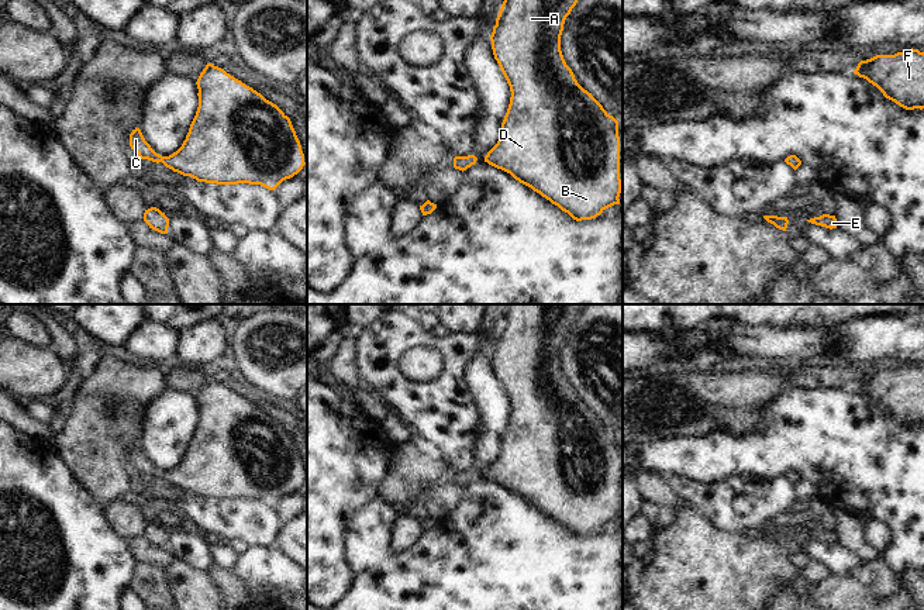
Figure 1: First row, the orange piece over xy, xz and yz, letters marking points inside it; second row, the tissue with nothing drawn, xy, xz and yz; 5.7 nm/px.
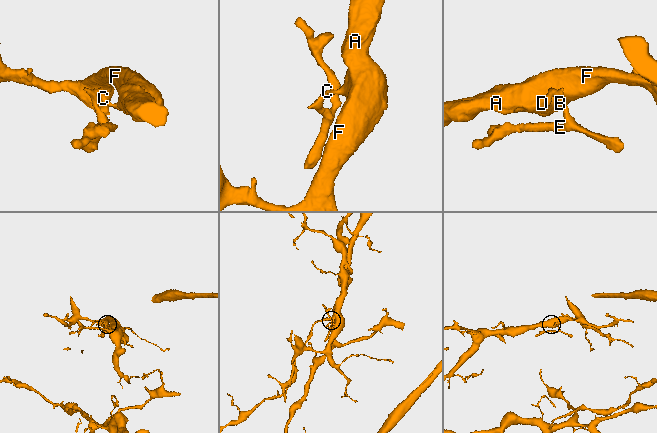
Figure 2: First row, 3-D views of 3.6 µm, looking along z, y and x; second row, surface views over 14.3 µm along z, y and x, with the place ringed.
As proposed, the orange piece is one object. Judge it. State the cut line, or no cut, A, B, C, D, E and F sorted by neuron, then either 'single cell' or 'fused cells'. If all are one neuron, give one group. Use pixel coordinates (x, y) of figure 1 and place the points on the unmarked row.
no cut | A B C D E F | single cell

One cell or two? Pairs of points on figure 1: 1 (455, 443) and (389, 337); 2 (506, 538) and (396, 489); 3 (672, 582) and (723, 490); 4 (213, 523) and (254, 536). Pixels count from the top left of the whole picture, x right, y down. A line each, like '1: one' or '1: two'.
1: one
2: two
3: two
4: one

